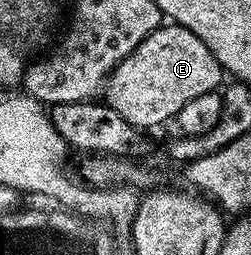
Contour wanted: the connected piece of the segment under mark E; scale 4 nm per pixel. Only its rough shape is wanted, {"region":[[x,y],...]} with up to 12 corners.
{"region":[[155,29],[103,100],[138,130],[217,92],[221,63],[191,30]]}

